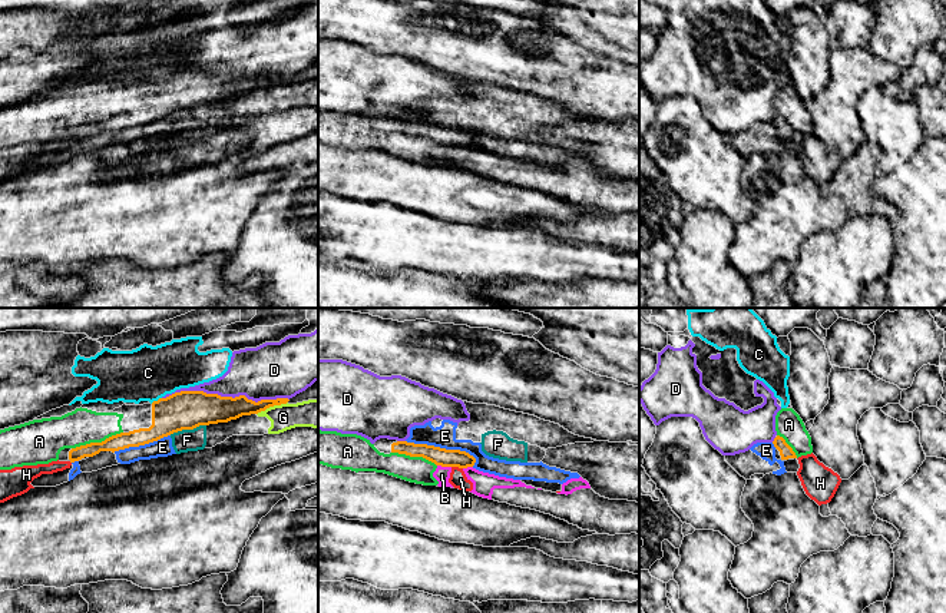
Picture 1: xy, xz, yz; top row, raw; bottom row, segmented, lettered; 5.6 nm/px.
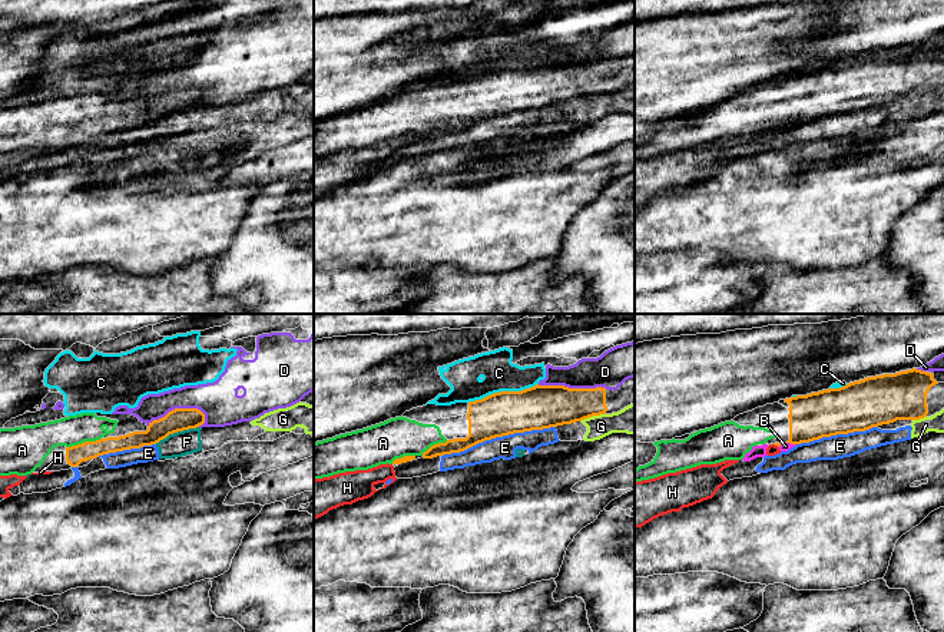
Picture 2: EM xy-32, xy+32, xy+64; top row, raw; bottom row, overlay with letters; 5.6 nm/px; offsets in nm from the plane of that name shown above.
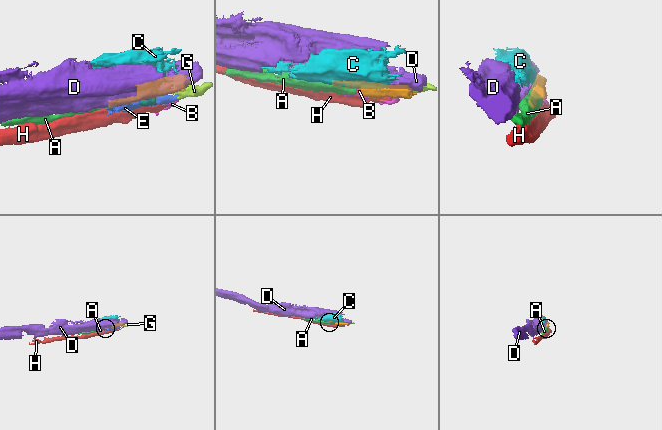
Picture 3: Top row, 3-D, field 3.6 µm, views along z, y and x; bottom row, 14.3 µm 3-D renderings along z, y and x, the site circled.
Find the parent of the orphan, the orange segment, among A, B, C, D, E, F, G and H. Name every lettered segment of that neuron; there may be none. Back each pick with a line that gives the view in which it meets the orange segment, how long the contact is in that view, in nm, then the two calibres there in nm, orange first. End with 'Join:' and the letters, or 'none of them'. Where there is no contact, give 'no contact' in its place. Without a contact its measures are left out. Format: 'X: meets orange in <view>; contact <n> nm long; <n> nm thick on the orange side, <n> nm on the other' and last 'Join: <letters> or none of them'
A: meets orange in xy; contact 300 nm long; 100 nm thick on the orange side, 200 nm on the other
Join: A

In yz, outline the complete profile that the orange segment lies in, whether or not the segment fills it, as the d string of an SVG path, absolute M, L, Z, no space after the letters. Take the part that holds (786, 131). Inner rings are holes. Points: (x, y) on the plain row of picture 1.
M781 87L775 95L777 116L773 123L781 139L798 137L813 132L811 116L793 87Z

